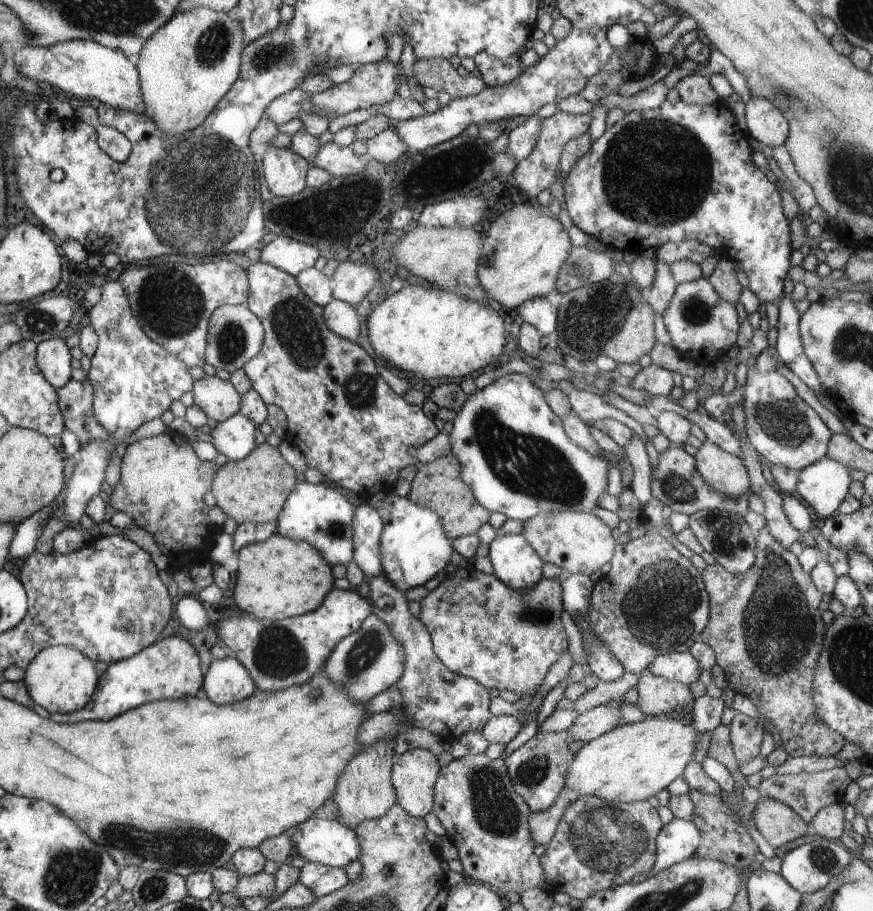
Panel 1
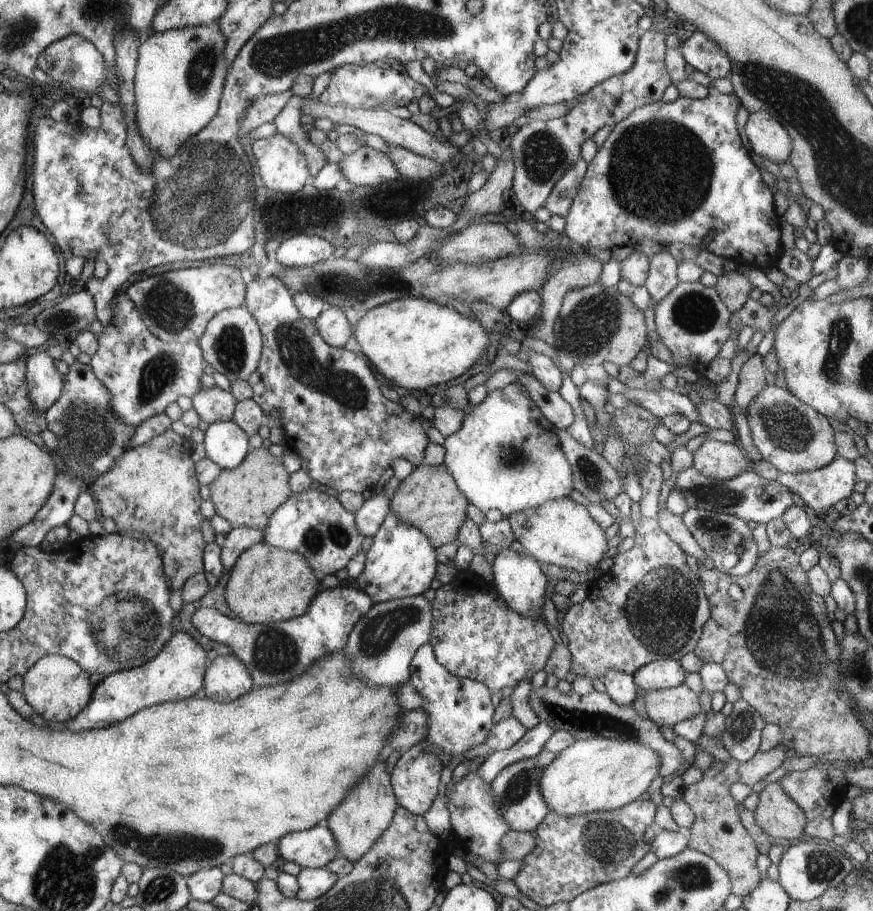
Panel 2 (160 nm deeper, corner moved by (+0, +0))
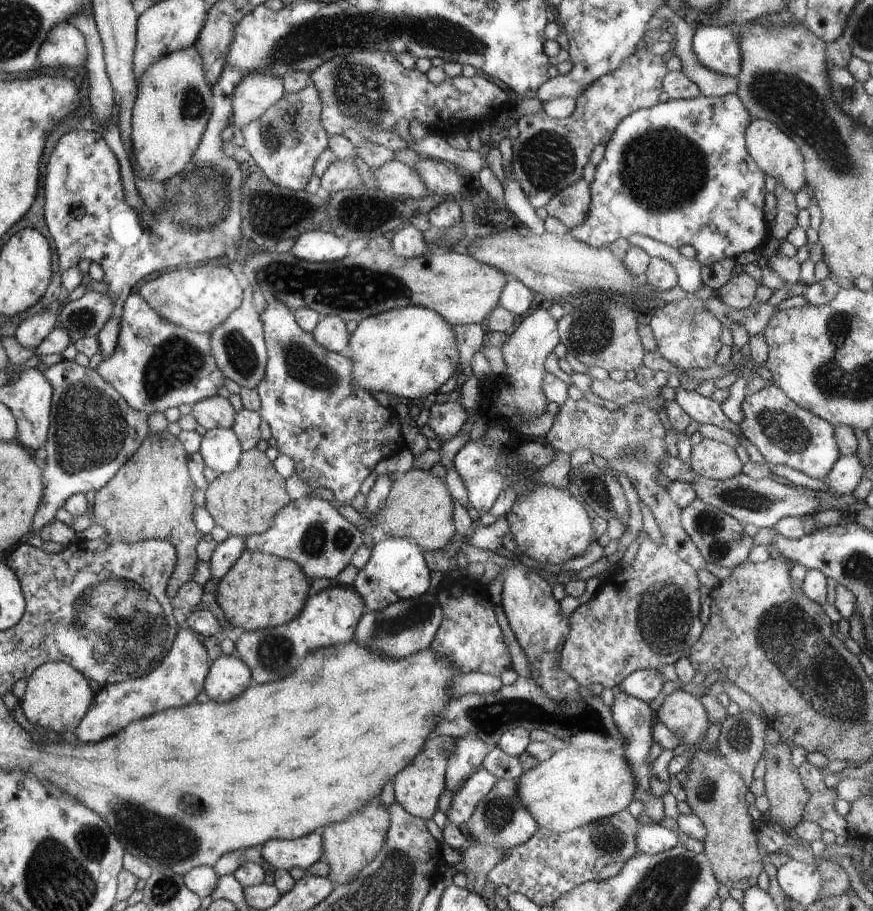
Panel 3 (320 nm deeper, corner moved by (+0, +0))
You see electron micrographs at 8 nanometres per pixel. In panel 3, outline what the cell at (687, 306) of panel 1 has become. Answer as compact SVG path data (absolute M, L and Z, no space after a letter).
M688 293L681 301L662 304L649 320L659 354L674 364L679 372L690 368L710 368L722 348L720 335L724 325L704 308L703 302L694 293Z

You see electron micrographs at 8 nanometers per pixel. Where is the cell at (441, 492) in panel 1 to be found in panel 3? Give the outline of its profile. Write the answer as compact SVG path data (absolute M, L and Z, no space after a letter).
M410 469L391 484L391 492L384 506L371 519L371 525L381 525L388 536L412 539L424 551L440 551L454 536L452 510L455 504L440 478L429 471Z

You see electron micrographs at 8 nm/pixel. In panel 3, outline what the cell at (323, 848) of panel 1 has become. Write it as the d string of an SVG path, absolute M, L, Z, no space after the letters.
M310 833L295 839L272 839L261 848L262 858L277 869L291 868L306 870L323 856L323 837Z

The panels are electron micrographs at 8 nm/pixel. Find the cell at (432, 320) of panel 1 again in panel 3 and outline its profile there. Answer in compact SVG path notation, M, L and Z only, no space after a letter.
M410 305L401 309L392 309L377 315L372 315L364 321L358 322L357 328L349 338L350 362L353 369L351 377L359 383L359 387L371 393L390 394L393 401L398 398L416 400L437 392L446 380L457 372L458 346L456 346L456 332L452 325L435 311L424 307Z

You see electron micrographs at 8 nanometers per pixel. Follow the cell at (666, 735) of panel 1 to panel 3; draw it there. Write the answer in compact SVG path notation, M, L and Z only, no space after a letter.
M570 746L523 772L517 786L520 800L539 826L561 835L625 809L634 800L635 778L628 761L613 750Z

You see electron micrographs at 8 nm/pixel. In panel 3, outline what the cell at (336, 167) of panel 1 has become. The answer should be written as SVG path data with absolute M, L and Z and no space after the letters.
M388 161L376 171L371 171L378 180L378 189L392 198L413 198L421 201L430 194L423 178L419 177L413 168L400 161Z

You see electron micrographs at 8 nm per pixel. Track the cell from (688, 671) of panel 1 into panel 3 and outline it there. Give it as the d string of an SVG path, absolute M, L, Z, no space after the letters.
M640 669L624 678L616 690L624 691L624 694L628 696L650 702L658 696L665 682L661 671Z

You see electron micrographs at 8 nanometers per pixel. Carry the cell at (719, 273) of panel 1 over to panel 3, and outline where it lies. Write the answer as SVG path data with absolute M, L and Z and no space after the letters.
M740 273L730 277L730 280L717 290L718 298L721 298L723 303L729 307L740 310L747 309L753 304L756 290L761 285L750 275Z

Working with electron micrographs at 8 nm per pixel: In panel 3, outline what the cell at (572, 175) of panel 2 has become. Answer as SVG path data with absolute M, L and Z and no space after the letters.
M583 178L564 187L545 205L550 216L558 218L568 230L579 228L590 210L591 190Z

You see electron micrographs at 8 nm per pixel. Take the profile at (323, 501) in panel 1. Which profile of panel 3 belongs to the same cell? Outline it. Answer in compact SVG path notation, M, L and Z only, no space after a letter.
M308 495L293 500L275 518L275 525L261 535L248 535L244 539L245 548L280 556L299 563L303 573L313 581L316 578L336 578L348 564L352 554L362 544L362 534L352 526L340 512L326 500L310 498Z

